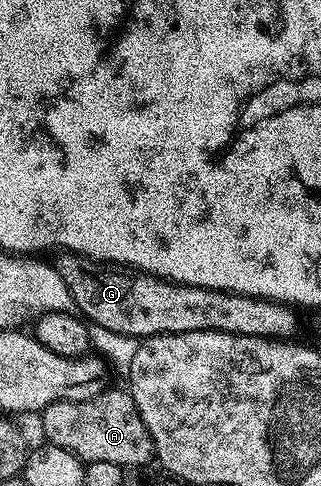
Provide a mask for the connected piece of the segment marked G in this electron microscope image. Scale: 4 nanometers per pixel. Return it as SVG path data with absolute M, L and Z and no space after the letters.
M61 252L56 257L58 258L52 259L51 264L57 269L59 276L63 276L63 284L67 284L67 292L71 292L74 307L94 327L97 325L101 330L110 330L113 334L122 334L125 338L140 340L150 338L156 334L218 330L219 332L231 332L239 336L289 340L294 337L293 333L297 330L298 311L288 302L272 302L270 298L243 296L226 290L212 290L211 288L199 288L198 286L188 286L178 282L168 282L167 279L154 274L134 270L132 266L98 262L95 258L84 258L82 254Z

